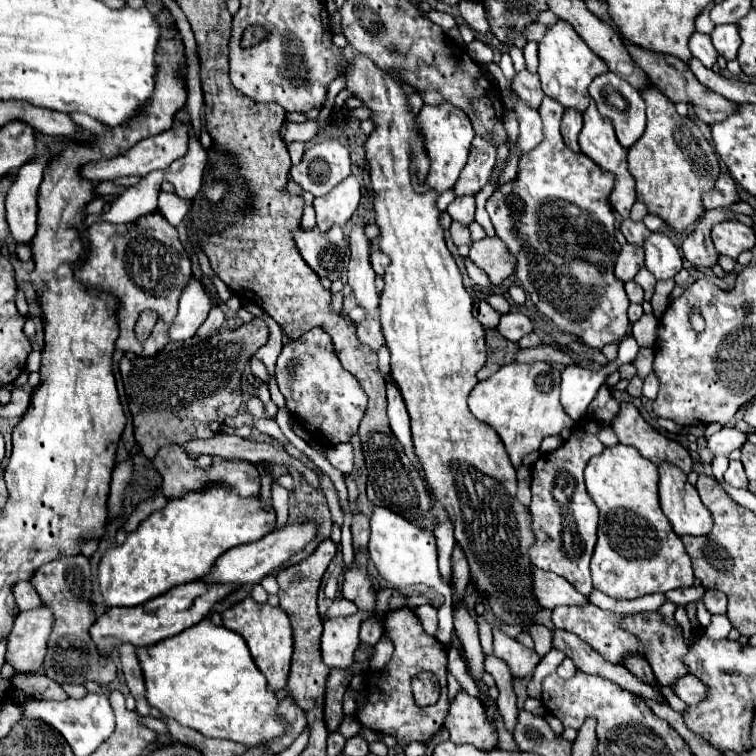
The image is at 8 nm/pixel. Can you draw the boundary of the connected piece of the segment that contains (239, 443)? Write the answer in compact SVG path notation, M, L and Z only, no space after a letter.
M217 433L213 439L197 439L197 441L189 441L185 443L185 449L193 455L199 457L203 453L209 455L219 455L223 459L243 459L243 461L251 461L251 463L269 463L269 465L285 465L285 467L295 467L305 479L307 483L323 493L321 483L319 483L319 475L317 471L313 471L311 467L307 467L303 461L291 457L281 445L273 445L273 443L257 443L251 439L241 439L235 435L221 435Z

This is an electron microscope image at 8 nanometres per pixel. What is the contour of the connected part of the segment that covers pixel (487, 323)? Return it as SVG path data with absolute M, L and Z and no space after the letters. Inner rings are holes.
M479 301L473 307L473 315L481 321L481 325L485 329L495 329L497 327L497 319L501 317L501 313L497 313L487 301Z

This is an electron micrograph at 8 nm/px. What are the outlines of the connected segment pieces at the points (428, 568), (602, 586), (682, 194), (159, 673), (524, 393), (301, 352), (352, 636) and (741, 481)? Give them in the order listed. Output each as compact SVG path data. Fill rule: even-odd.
M373 507L370 518L369 557L375 563L379 575L391 585L409 587L425 583L445 597L445 602L438 609L438 629L435 637L442 644L449 643L454 632L452 590L447 584L441 583L433 531L417 527L415 523L395 511L389 511L387 507Z
M631 445L605 447L587 463L585 485L599 507L599 539L591 559L593 587L613 599L665 593L677 587L691 587L695 581L691 559L659 507L657 481L657 465L641 457Z
M657 87L641 89L647 103L647 129L629 149L629 171L637 181L637 197L647 203L649 213L659 215L675 231L689 227L705 209L701 193L711 189L721 167L715 149L703 137L693 119L683 119Z
M203 619L197 627L189 627L189 631L183 631L181 635L163 639L153 647L139 647L137 657L143 667L149 705L159 709L165 717L171 717L205 737L229 739L253 749L281 737L291 729L291 723L277 713L279 699L267 687L267 679L251 659L245 639L227 627L217 627L209 619Z
M509 363L489 379L479 381L471 391L471 413L497 431L515 469L527 453L539 449L547 435L555 435L565 427L571 427L571 419L565 415L559 401L559 383L561 371L551 363Z
M315 327L299 339L289 341L275 367L275 377L279 391L287 399L287 409L291 417L309 433L323 433L323 445L333 447L339 443L347 443L359 429L359 421L363 419L363 411L367 407L367 395L357 383L357 379L343 369L339 363L331 337ZM293 369L293 381L289 375Z
M357 611L351 617L331 617L321 635L321 655L329 667L349 667L359 647L359 625L365 615Z
M731 461L729 463L729 469L725 471L725 481L733 487L747 487L747 475L743 471L743 465L741 461Z

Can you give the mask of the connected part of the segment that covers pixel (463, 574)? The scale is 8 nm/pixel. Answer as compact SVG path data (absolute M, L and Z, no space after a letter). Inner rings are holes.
M455 545L453 551L453 579L457 579L457 595L465 593L465 587L469 585L469 563L465 553L461 551L459 545Z

